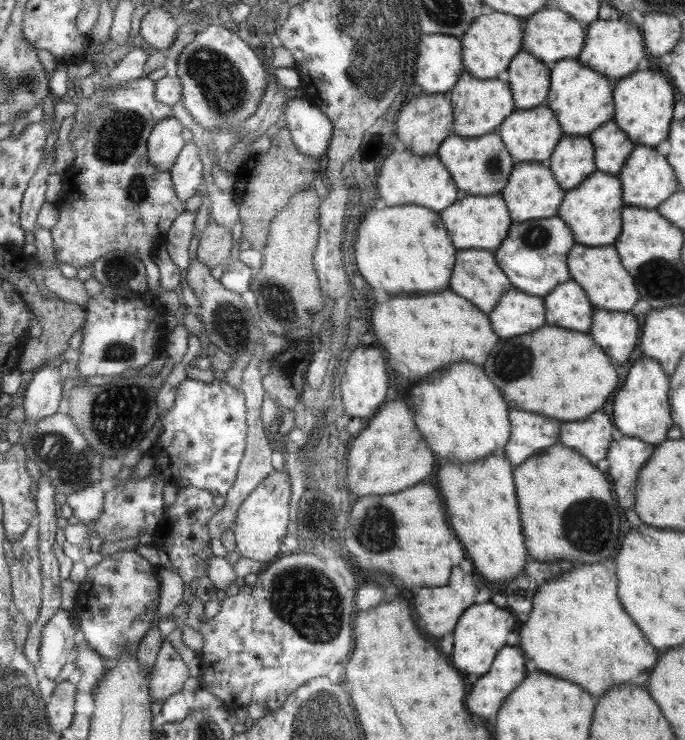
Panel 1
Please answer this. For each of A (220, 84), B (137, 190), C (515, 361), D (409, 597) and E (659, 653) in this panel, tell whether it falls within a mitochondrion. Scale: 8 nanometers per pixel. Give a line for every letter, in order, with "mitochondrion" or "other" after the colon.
A: mitochondrion
B: mitochondrion
C: mitochondrion
D: other
E: other

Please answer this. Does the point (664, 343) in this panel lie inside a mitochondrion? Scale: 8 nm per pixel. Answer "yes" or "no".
no

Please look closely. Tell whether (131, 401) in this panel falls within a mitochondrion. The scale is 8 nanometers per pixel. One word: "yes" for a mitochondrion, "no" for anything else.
yes

